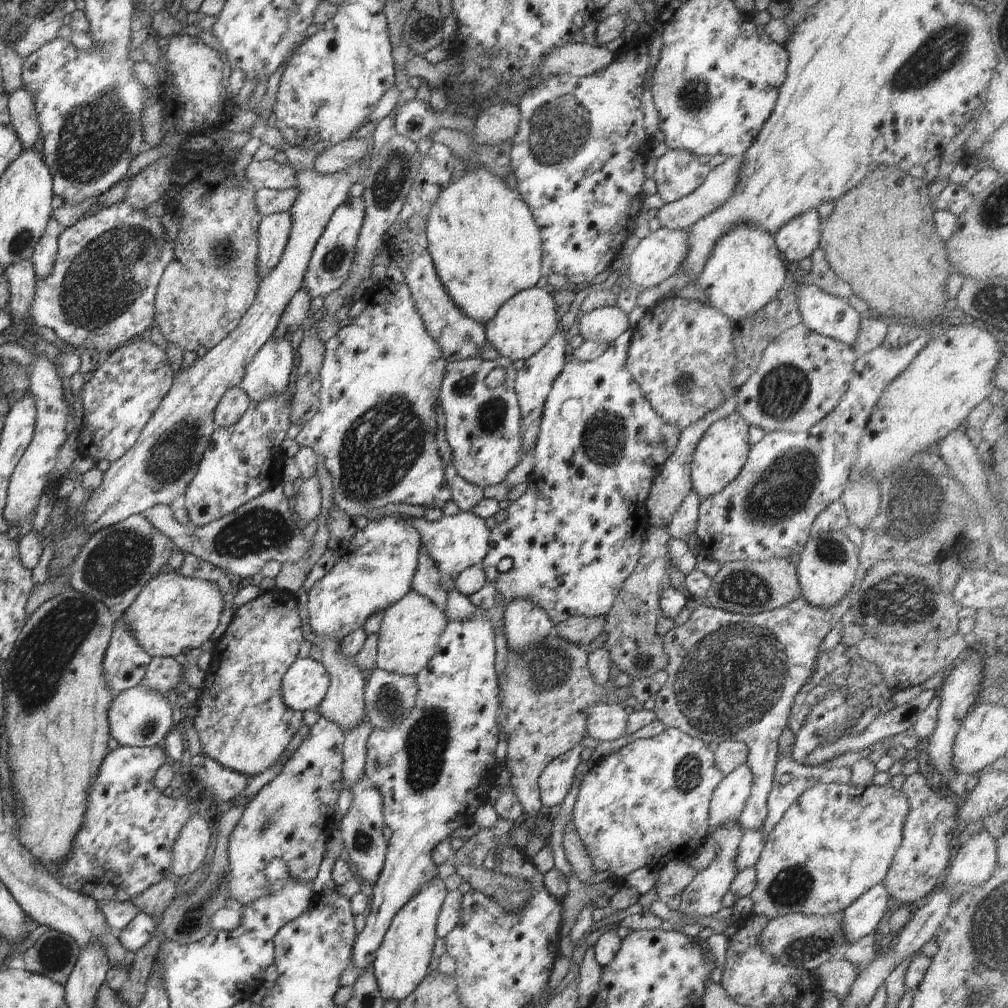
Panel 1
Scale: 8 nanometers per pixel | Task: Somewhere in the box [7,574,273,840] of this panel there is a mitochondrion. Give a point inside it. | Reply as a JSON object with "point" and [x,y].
{"point":[42,657]}

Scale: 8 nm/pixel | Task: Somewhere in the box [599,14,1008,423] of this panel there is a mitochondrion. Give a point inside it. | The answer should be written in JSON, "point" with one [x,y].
{"point":[943,50]}

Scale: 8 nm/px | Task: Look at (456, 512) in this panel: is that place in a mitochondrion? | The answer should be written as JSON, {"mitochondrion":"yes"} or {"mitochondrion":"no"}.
{"mitochondrion":"no"}

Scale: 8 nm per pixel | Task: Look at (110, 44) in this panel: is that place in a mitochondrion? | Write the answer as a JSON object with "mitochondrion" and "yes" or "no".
{"mitochondrion":"yes"}

